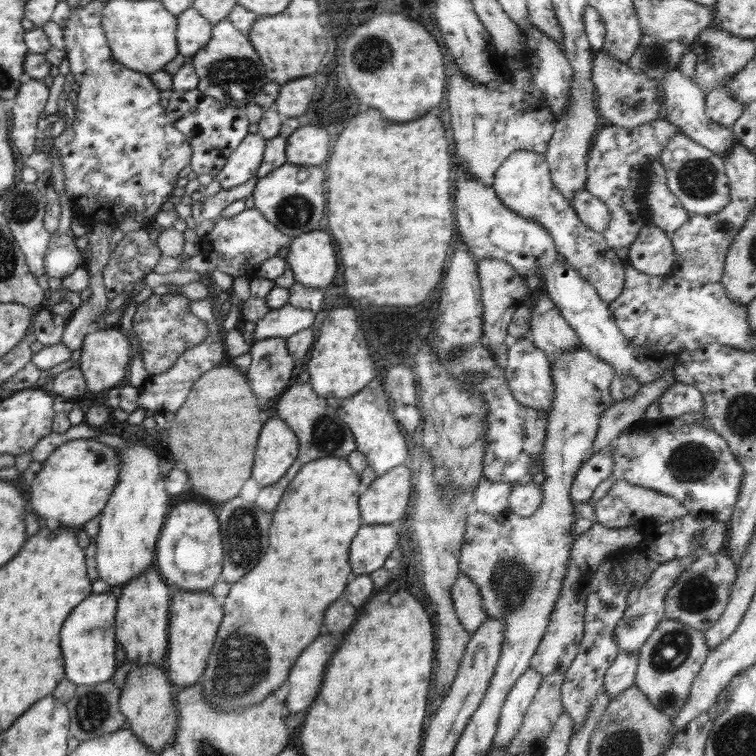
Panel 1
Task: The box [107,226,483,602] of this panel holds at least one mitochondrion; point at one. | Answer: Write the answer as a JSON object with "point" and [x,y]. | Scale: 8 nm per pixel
{"point":[244,533]}

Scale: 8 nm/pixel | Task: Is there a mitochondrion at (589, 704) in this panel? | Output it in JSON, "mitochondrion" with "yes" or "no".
{"mitochondrion":"no"}

